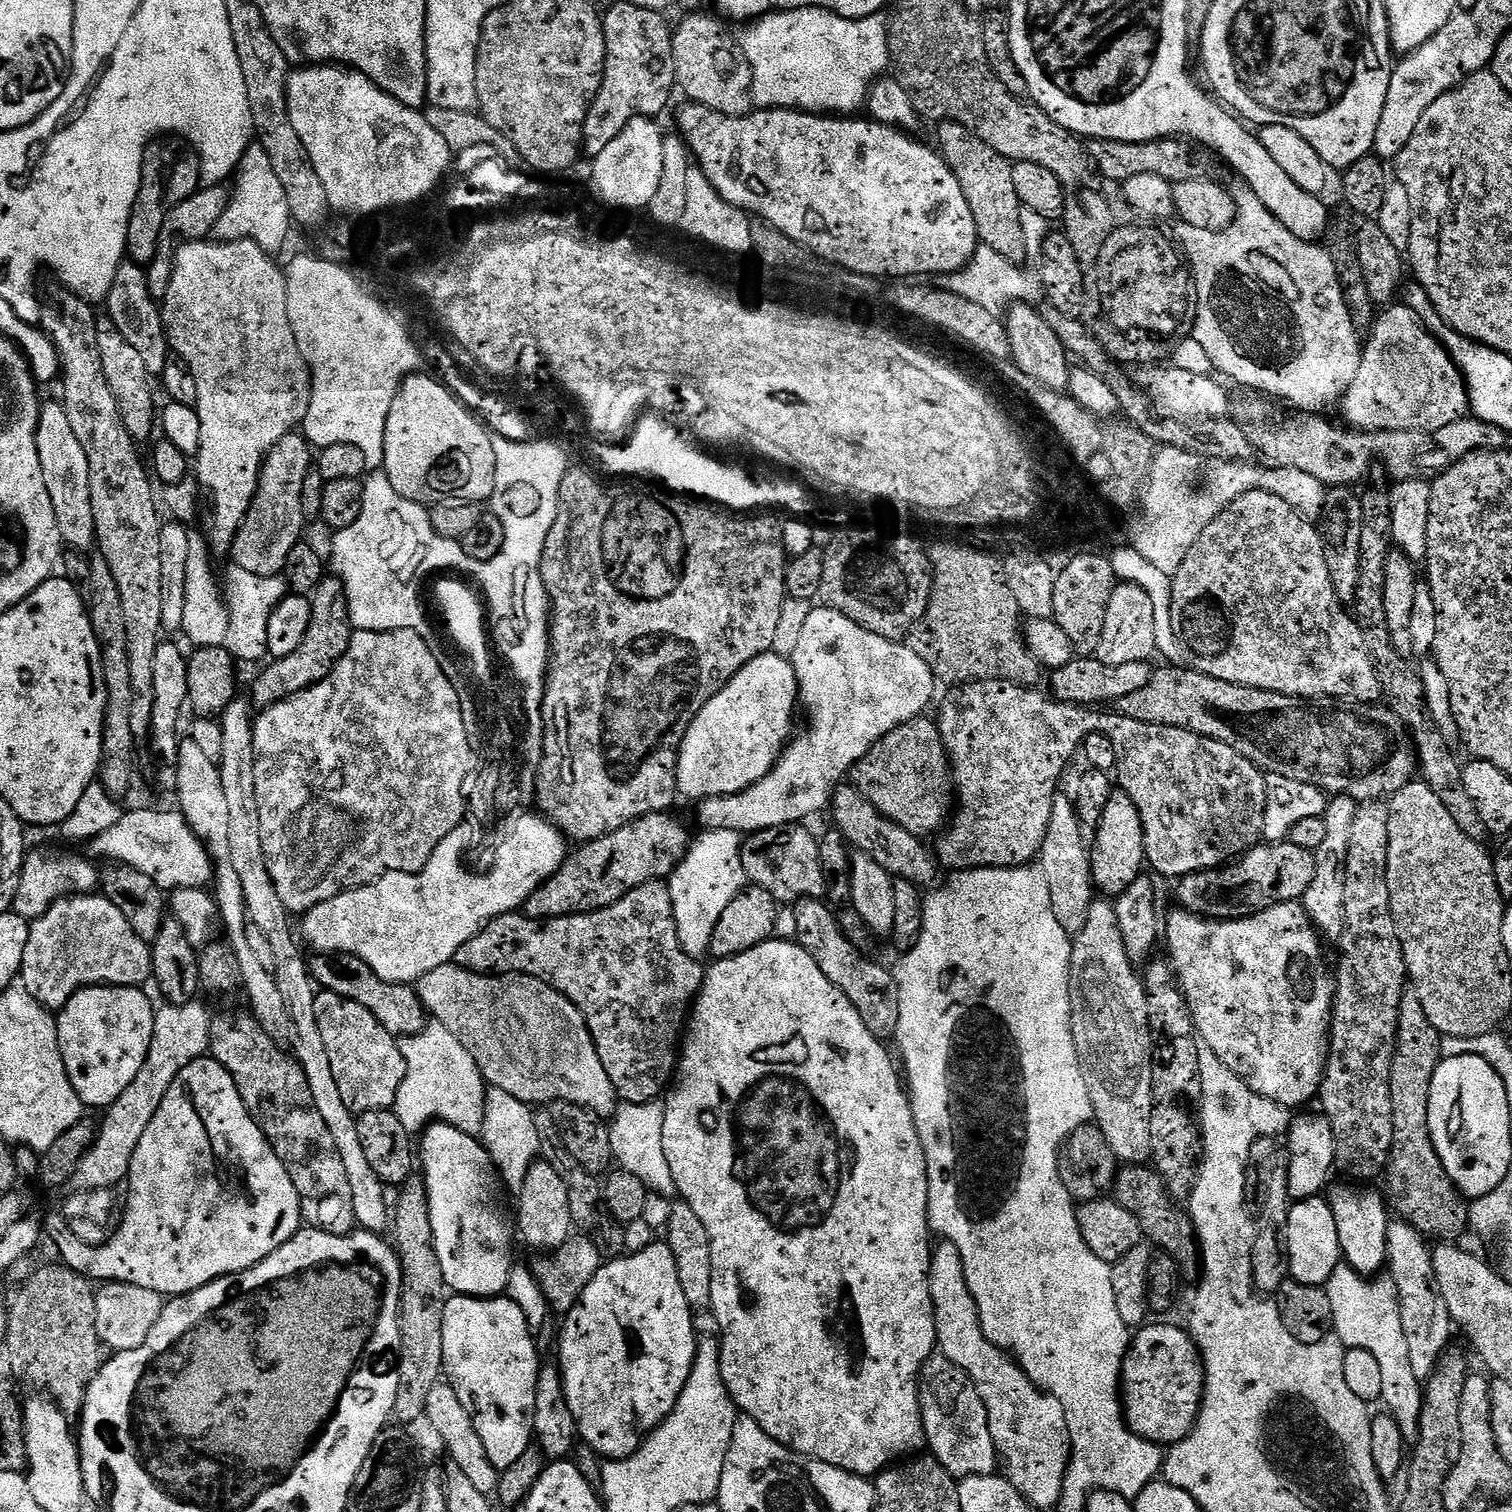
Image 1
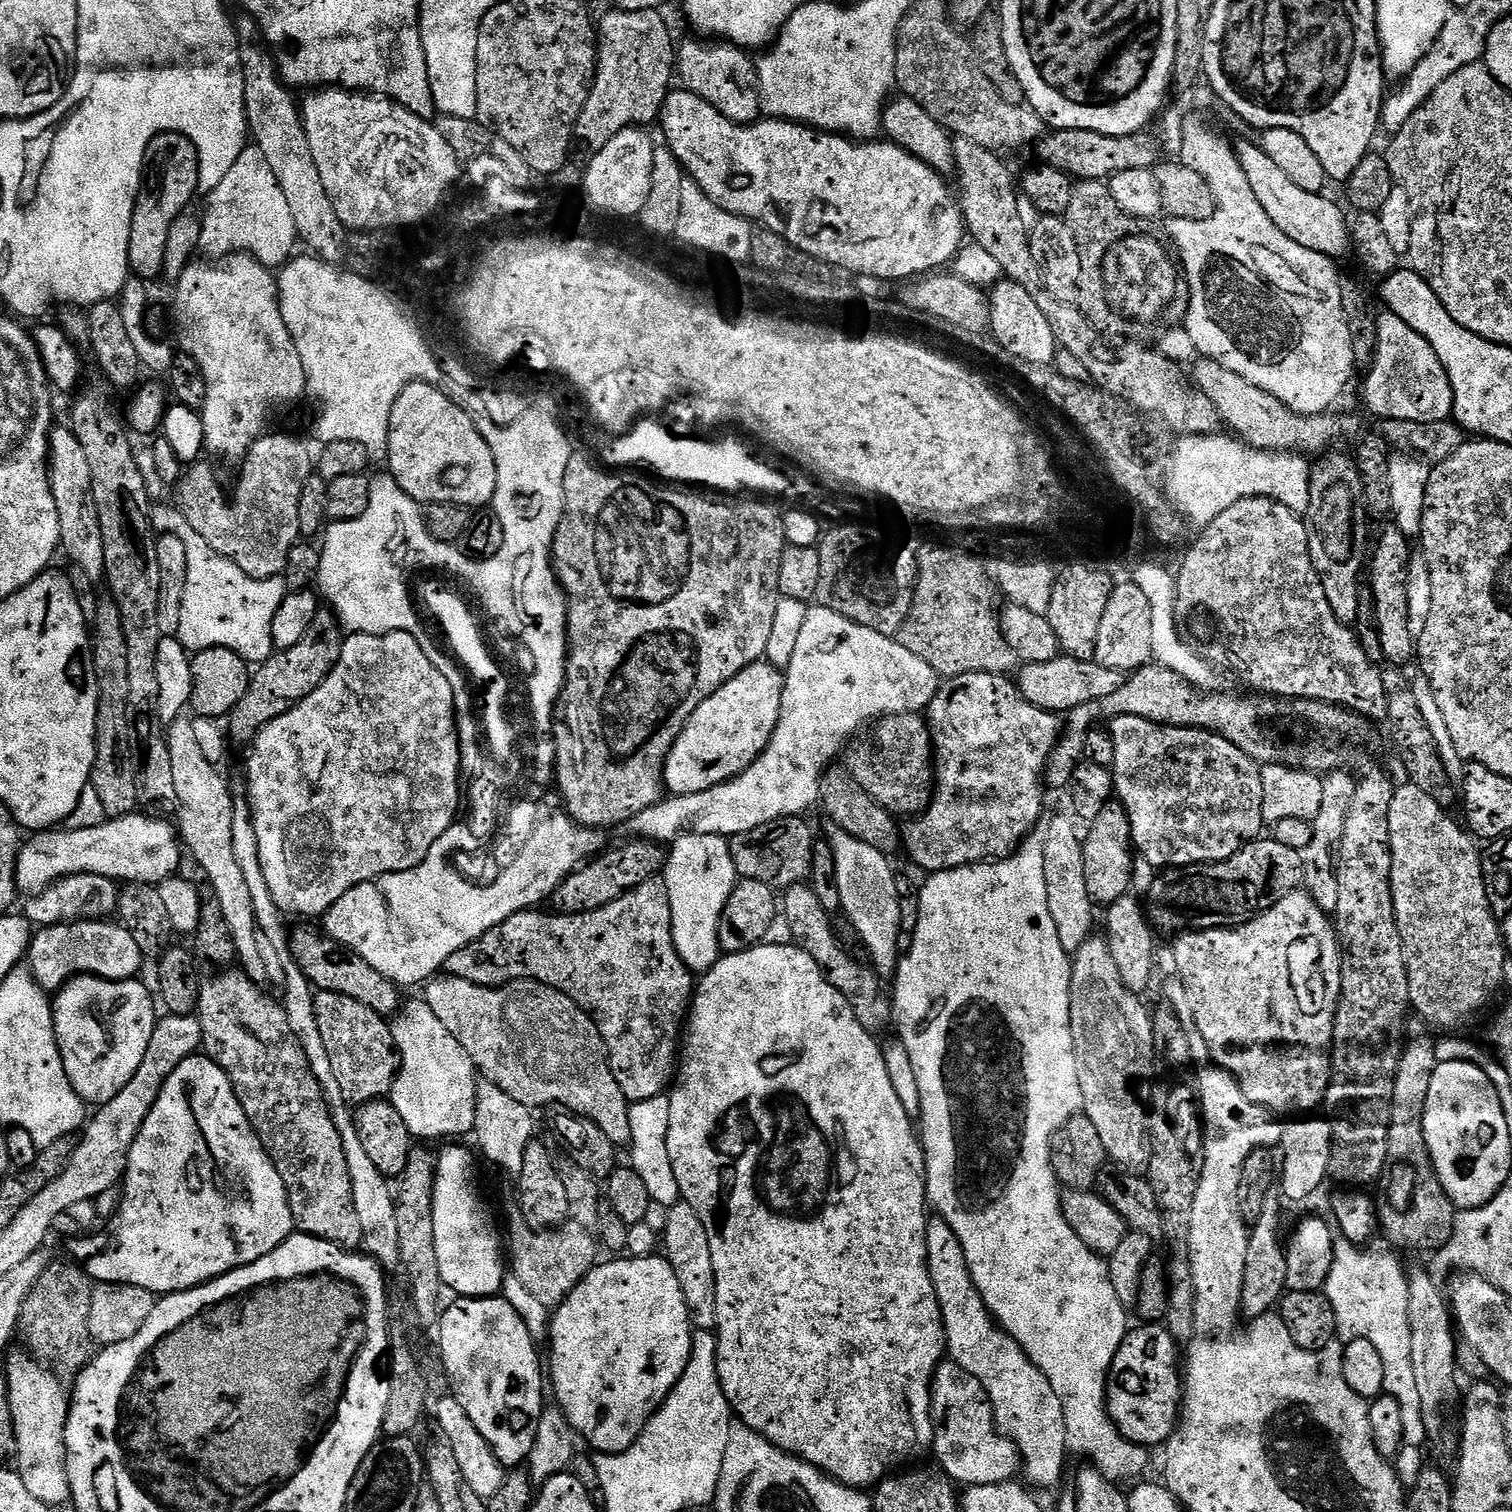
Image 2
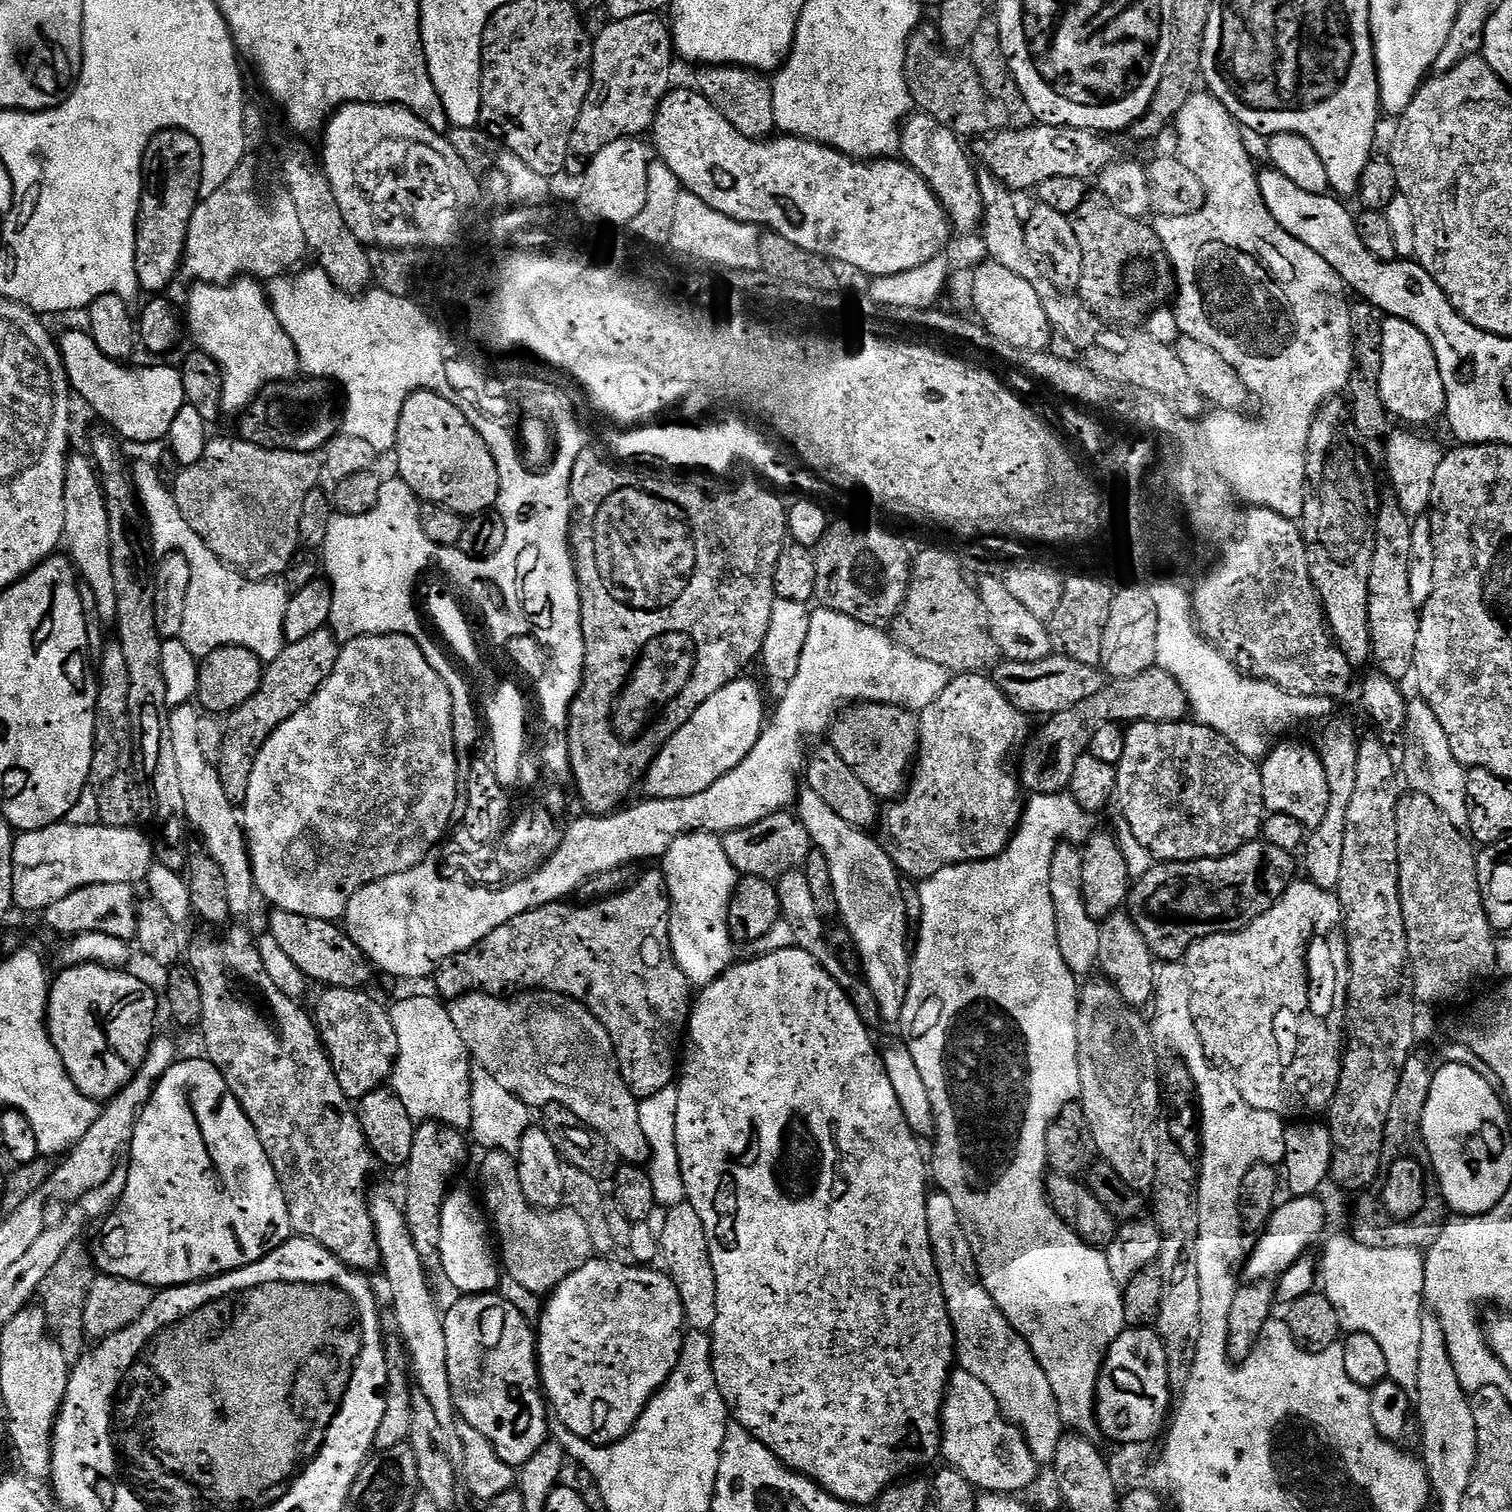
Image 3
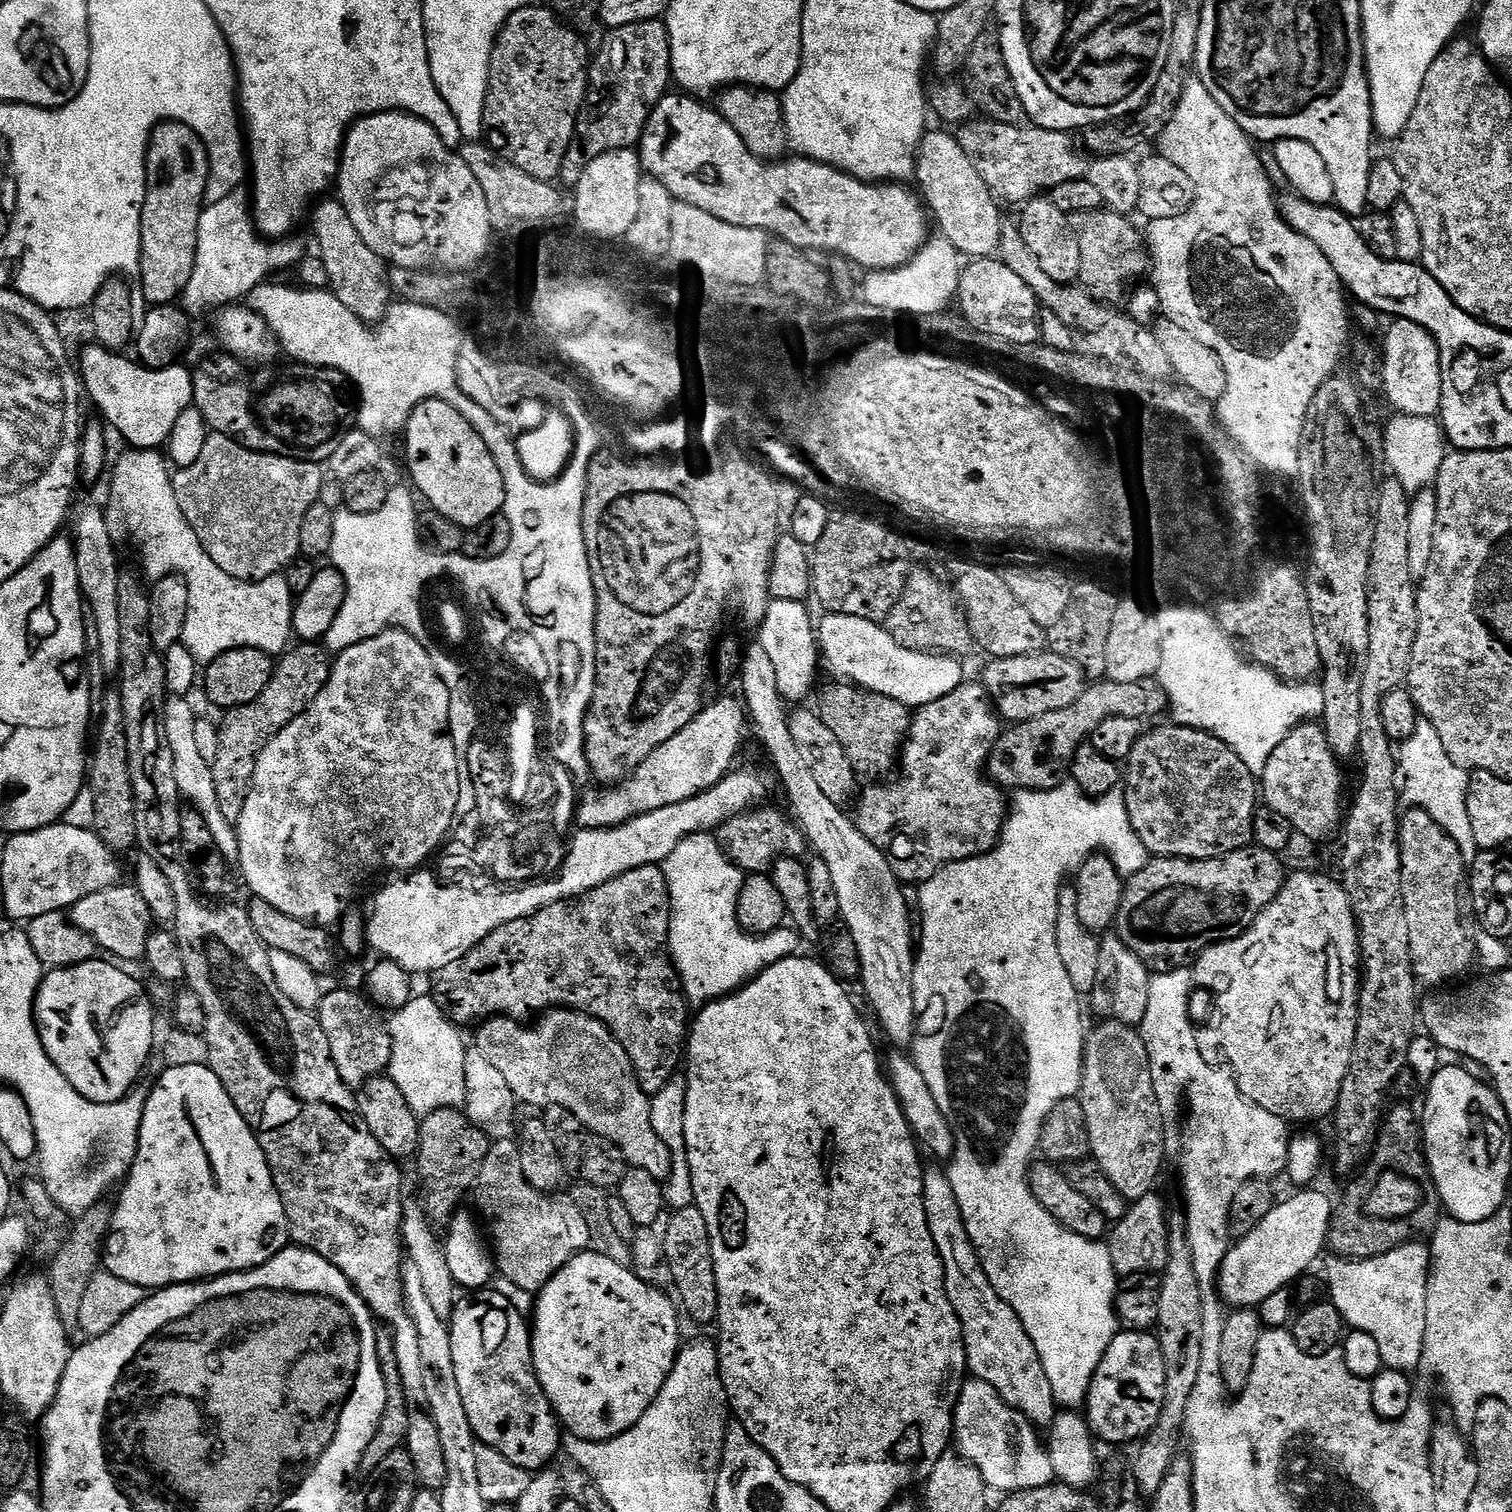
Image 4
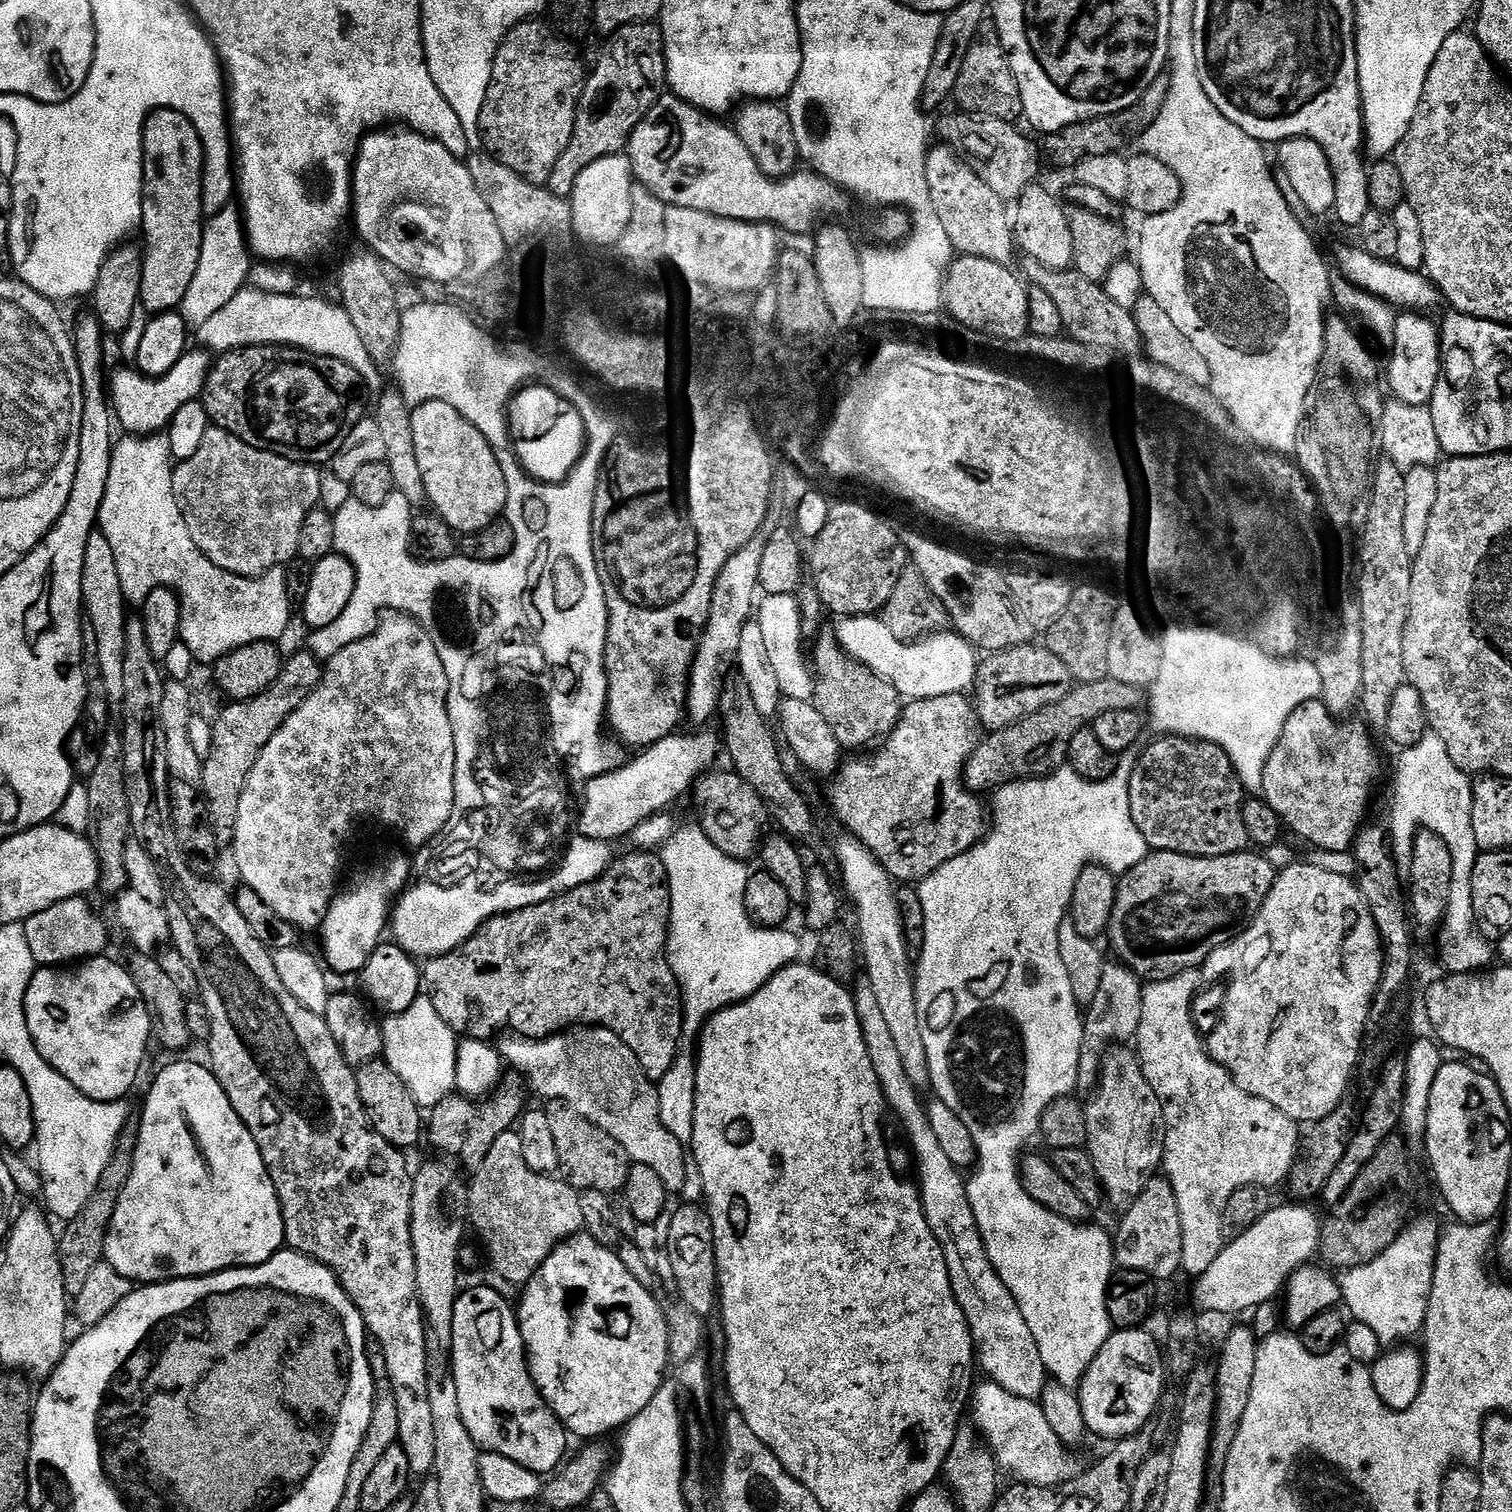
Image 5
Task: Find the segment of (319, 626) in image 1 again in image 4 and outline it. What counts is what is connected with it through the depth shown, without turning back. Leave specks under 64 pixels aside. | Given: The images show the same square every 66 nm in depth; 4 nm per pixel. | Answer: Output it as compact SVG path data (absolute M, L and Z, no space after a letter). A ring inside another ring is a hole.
M300 642L297 645L275 661L266 690L262 690L254 702L227 709L223 713L224 721L219 721L218 754L214 754L210 763L214 790L218 792L218 806L222 806L222 814L230 821L239 820L242 806L246 806L256 758L286 725L294 722L294 718L298 718L314 702L314 698L318 698L332 673L333 661L319 643Z

